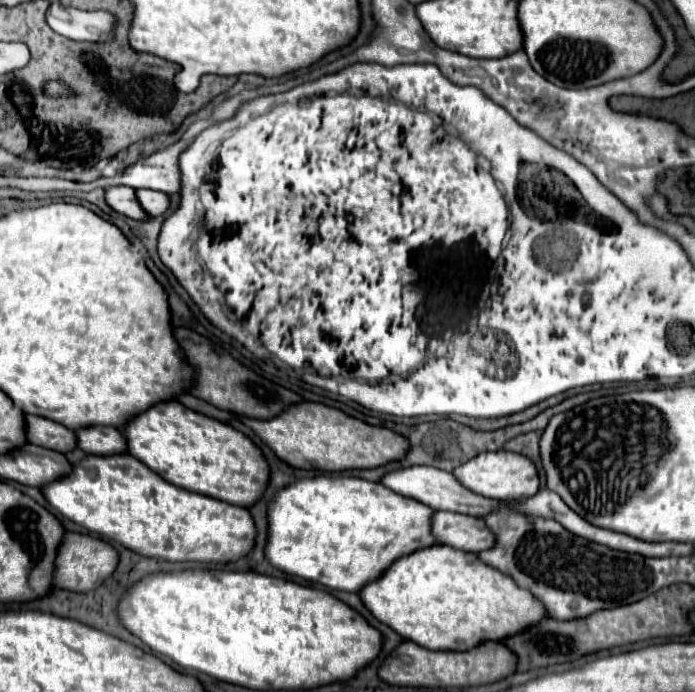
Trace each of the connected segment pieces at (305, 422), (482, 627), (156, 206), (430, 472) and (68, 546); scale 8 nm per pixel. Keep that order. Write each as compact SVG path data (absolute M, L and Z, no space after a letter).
M315 402L293 404L285 412L269 420L255 420L245 416L241 416L239 420L249 426L277 454L277 458L305 470L313 468L325 472L341 472L349 468L375 468L403 458L407 450L407 442L403 436L387 428L369 426L357 418L343 414L337 408Z
M441 544L397 558L377 580L361 588L359 598L379 622L393 628L401 638L417 642L429 650L471 650L485 638L505 638L505 634L513 634L513 630L521 630L521 626L529 626L529 622L537 622L537 618L547 616L537 598L529 596L527 590L517 588L515 582L505 578L499 570L483 566L477 554Z
M137 190L137 200L149 216L159 216L169 206L169 196L157 190Z
M409 466L409 468L399 468L399 470L393 470L393 472L387 472L381 478L381 484L387 486L389 490L401 494L401 496L423 502L425 506L429 506L433 510L449 510L449 512L469 514L469 516L475 516L475 518L481 518L481 516L489 514L489 510L495 510L499 504L505 504L505 502L499 502L499 500L481 498L479 494L473 494L471 490L465 490L457 482L457 478L451 476L451 472L439 470L439 468L433 468L433 466Z
M67 532L63 536L61 546L57 548L53 580L63 590L87 592L87 590L93 590L99 584L103 584L103 580L109 578L115 568L117 568L117 552L107 542L103 542L99 538L93 538L93 536Z

